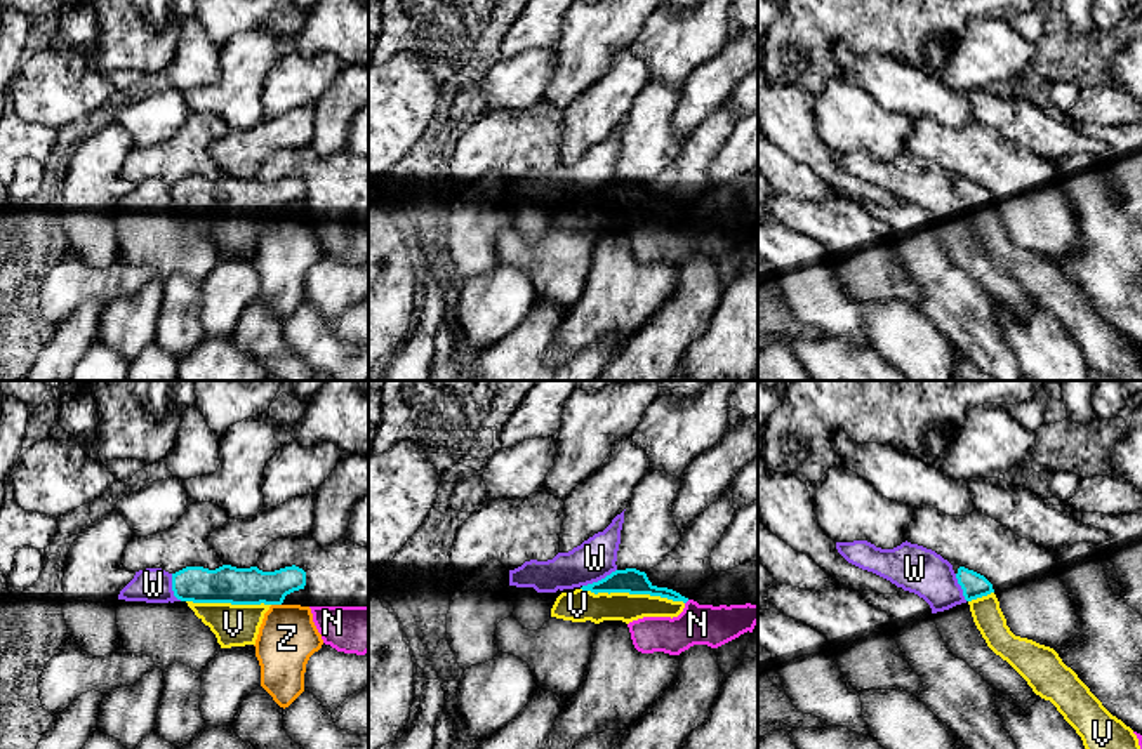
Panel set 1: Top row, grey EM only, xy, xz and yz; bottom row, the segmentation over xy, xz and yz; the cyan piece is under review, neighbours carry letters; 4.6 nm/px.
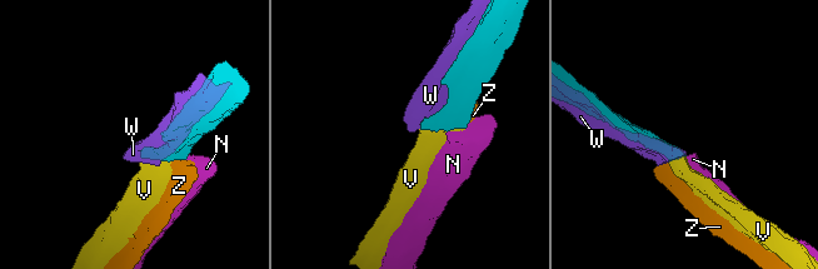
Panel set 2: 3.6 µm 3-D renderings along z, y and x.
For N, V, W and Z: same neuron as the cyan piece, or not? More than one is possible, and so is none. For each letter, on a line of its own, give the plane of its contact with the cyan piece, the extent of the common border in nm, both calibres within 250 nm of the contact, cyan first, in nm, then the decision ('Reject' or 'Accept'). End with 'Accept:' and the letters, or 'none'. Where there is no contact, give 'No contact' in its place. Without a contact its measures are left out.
N: No contact. Reject
V: Touches cyan in xz. Shared border 480 nm. Thickness 120 nm (cyan) against 140 nm. Accept
W: Touches cyan in xz. Shared border 180 nm. Thickness 120 nm (cyan) against 190 nm. Reject
Z: Touches cyan in xy. Shared border 50 nm. Thickness 180 nm (cyan) against 280 nm. Reject
Accept: V

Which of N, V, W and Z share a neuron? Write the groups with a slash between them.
N / V / W / Z

